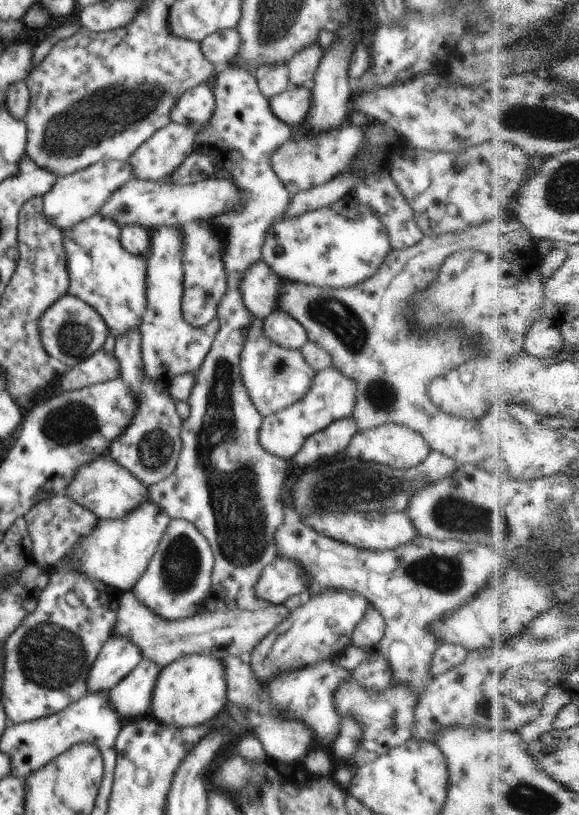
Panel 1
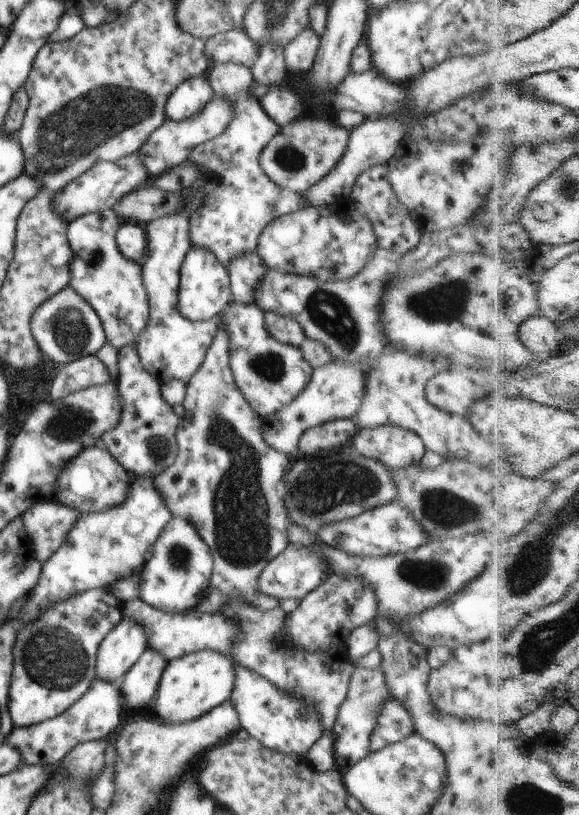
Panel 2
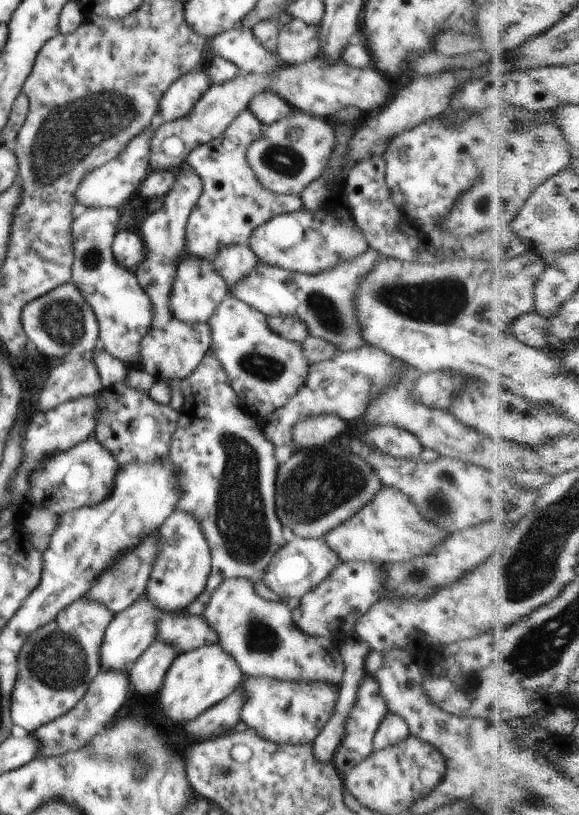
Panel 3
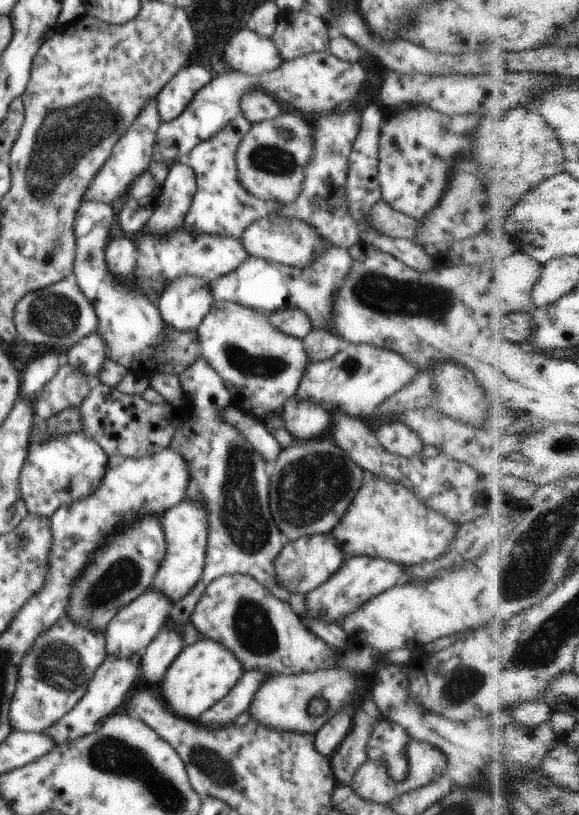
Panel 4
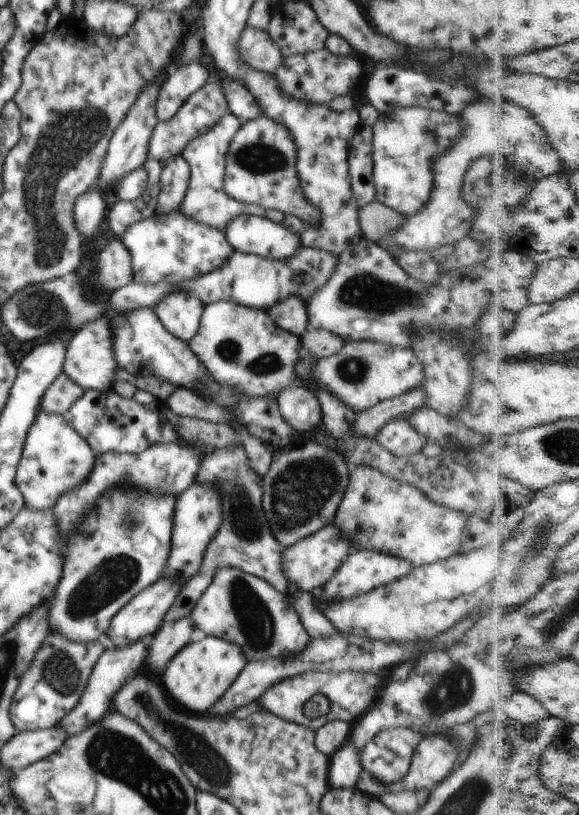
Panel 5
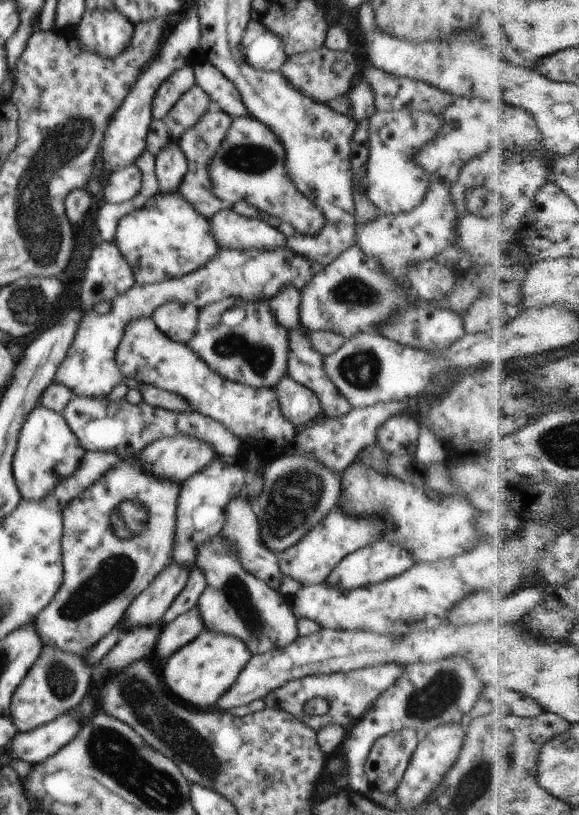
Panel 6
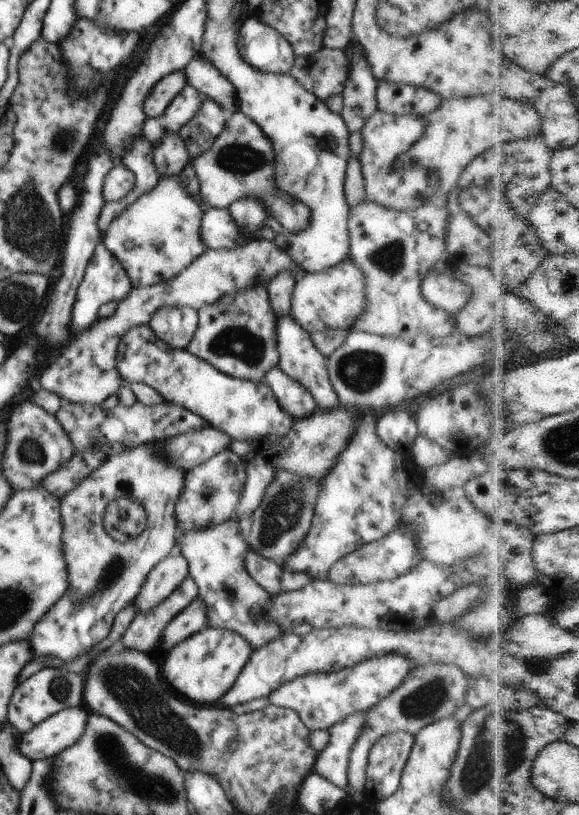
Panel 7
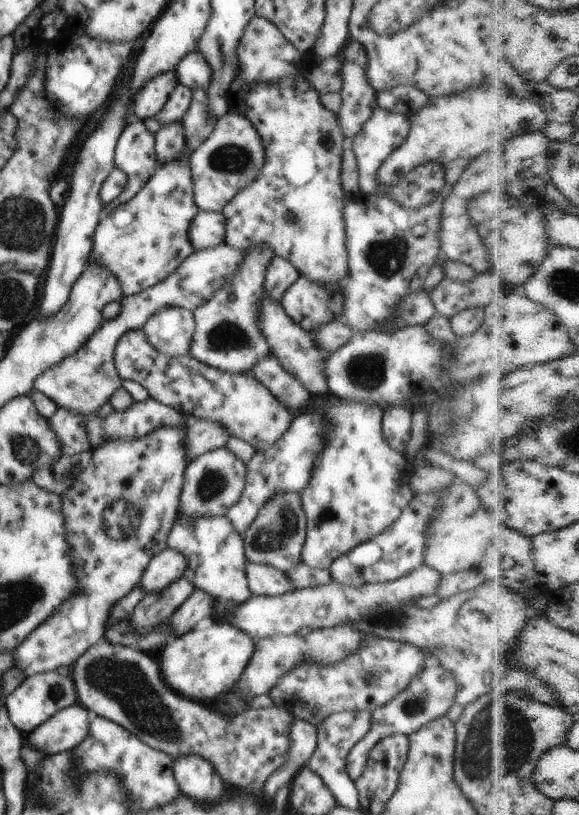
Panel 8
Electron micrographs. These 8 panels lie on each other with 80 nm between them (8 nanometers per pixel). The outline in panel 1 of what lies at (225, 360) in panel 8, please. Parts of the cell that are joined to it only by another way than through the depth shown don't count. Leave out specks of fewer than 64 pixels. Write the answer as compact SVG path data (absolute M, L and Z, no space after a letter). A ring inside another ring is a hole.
M254 316L252 320L251 326L245 333L246 340L238 366L241 368L241 379L254 406L265 417L283 411L287 406L298 402L312 386L316 371L301 356L301 351L274 344L264 336L263 322Z

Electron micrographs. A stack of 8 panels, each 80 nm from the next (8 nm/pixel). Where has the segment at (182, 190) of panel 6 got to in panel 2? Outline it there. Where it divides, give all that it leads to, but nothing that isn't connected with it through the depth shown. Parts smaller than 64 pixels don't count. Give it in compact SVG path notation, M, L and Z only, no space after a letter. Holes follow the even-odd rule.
M238 63L213 64L210 65L206 77L213 88L213 94L216 97L225 97L233 105L233 111L228 126L218 136L204 141L187 153L190 159L201 168L208 184L205 201L189 218L189 233L192 245L209 248L227 267L239 256L257 252L259 236L273 220L296 212L306 207L306 204L302 195L297 195L273 183L261 167L260 155L265 146L281 131L281 126L268 118L261 107L260 98L253 93L255 78L251 70Z

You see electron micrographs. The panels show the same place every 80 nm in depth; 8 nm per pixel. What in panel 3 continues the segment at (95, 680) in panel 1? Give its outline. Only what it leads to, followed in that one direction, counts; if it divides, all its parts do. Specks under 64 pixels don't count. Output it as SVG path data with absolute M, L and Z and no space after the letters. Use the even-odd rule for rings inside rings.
M146 597L131 604L127 609L115 614L112 622L106 627L105 635L99 648L101 670L122 671L133 662L155 641L157 620L160 613Z

